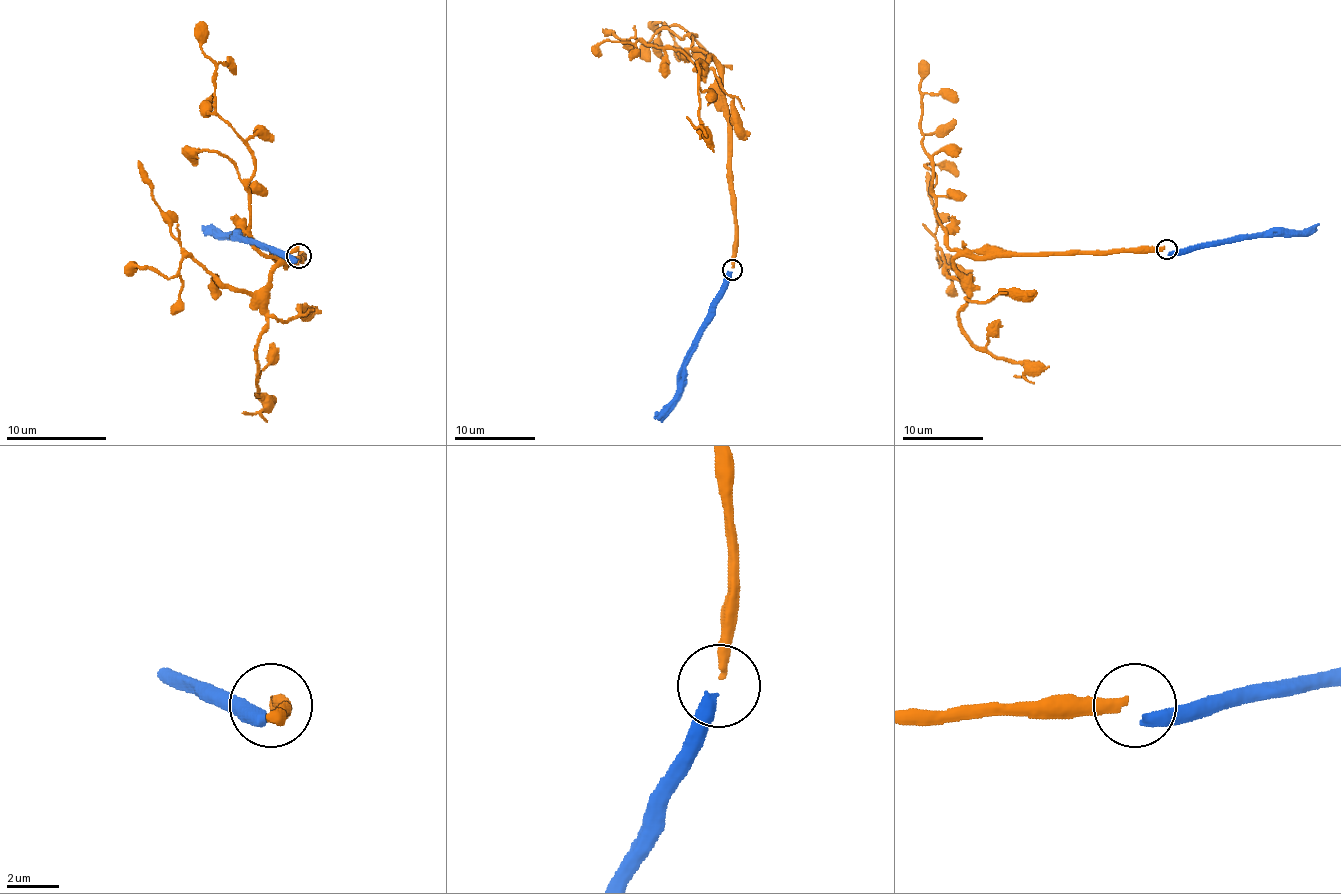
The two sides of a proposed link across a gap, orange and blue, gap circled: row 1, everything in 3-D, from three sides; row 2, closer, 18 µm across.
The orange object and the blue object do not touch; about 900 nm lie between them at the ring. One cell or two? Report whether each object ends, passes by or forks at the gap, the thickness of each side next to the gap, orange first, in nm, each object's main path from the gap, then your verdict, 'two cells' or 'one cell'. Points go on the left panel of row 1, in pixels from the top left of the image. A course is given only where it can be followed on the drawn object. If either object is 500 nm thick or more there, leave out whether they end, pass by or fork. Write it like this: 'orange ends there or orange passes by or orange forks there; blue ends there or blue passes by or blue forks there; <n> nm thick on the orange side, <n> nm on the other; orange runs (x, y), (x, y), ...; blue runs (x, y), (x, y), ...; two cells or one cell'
orange ends there; blue ends there; 320 nm thick on the orange side, 460 nm on the other; orange runs (298, 253), (298, 261), (270, 258), (250, 233), (255, 156), (215, 111), (215, 63), (200, 46), (200, 21); blue runs (298, 258), (288, 258), (278, 251), (243, 238), (228, 238), (210, 223); two cells

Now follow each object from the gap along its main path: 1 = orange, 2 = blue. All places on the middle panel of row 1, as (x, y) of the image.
1: (731, 266), (731, 119), (719, 68), (693, 46), (691, 36), (697, 34), (679, 26), (652, 26)
2: (731, 273), (715, 307), (715, 315), (687, 363), (683, 392), (660, 422)

